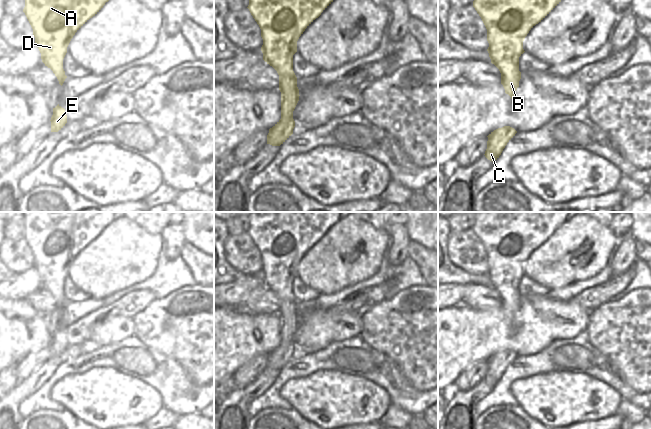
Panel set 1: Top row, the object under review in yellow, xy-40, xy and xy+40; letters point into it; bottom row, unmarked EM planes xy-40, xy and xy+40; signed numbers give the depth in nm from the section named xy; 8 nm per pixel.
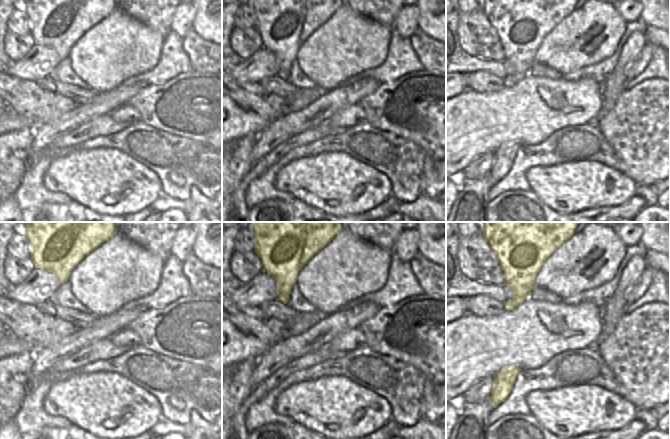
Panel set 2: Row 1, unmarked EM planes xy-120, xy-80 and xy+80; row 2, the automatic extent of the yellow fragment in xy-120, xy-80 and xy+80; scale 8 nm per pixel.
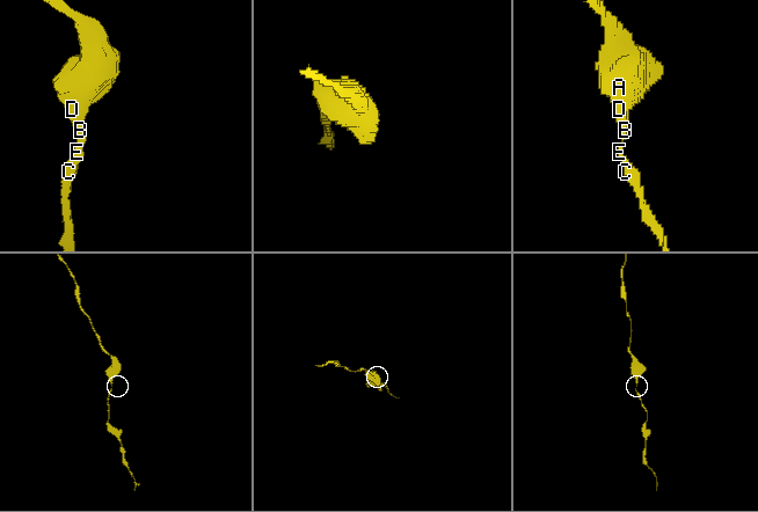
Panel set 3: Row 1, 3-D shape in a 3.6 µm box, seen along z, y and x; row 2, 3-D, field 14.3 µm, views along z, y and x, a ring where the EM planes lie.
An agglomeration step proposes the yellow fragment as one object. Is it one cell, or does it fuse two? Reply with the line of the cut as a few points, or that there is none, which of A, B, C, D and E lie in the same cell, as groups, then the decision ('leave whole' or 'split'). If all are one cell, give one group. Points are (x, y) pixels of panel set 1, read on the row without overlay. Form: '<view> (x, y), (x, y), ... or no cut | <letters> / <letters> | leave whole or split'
no cut | A B C D E | leave whole

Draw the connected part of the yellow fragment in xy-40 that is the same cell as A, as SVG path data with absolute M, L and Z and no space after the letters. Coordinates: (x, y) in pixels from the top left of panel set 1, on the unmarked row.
M24 212L25 237L41 277L42 286L50 292L62 310L67 300L63 283L75 257L95 240L115 219L113 212Z

